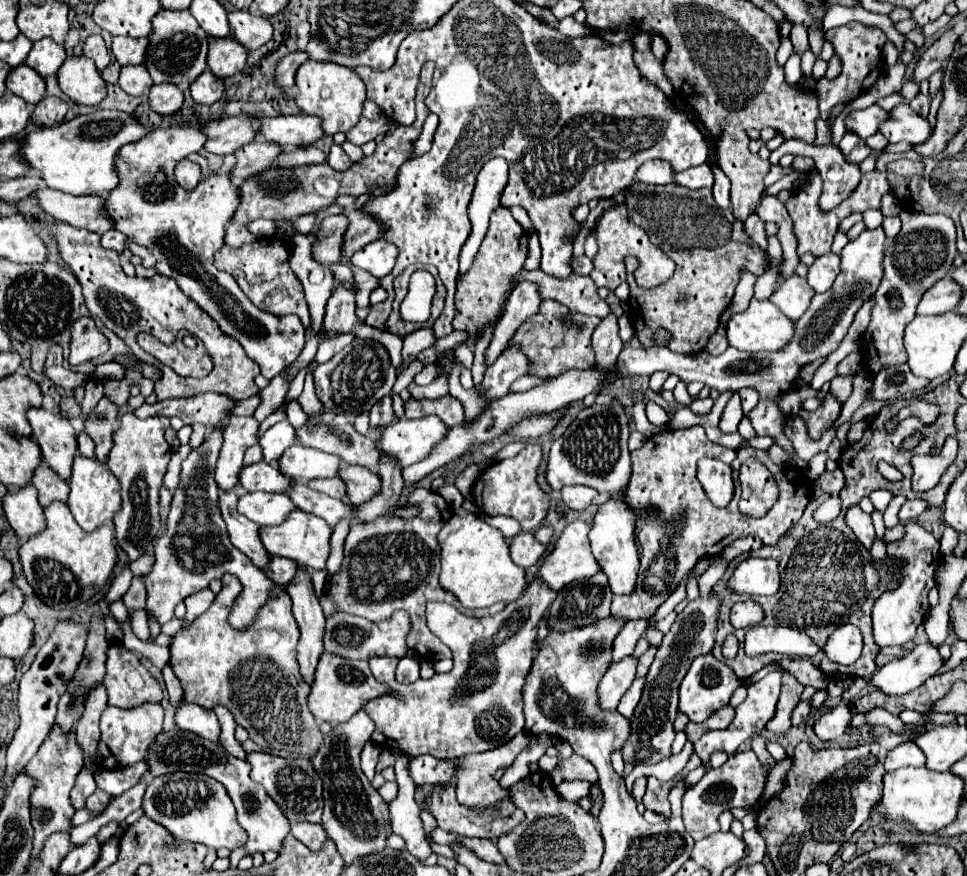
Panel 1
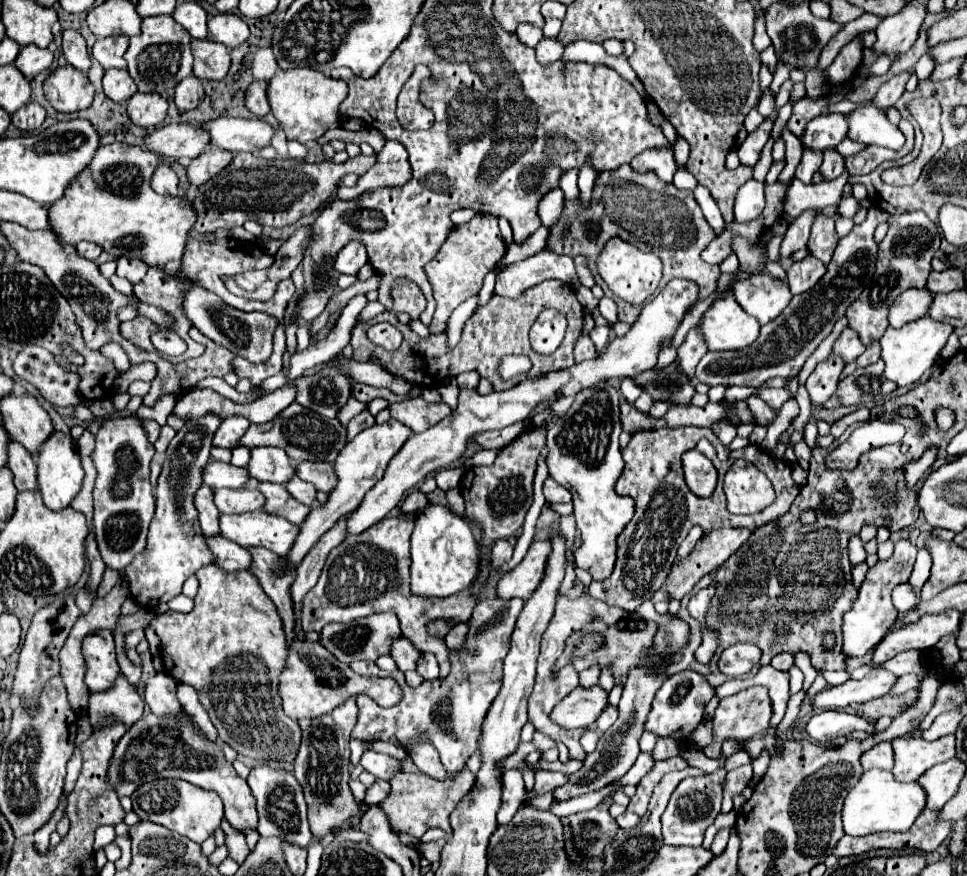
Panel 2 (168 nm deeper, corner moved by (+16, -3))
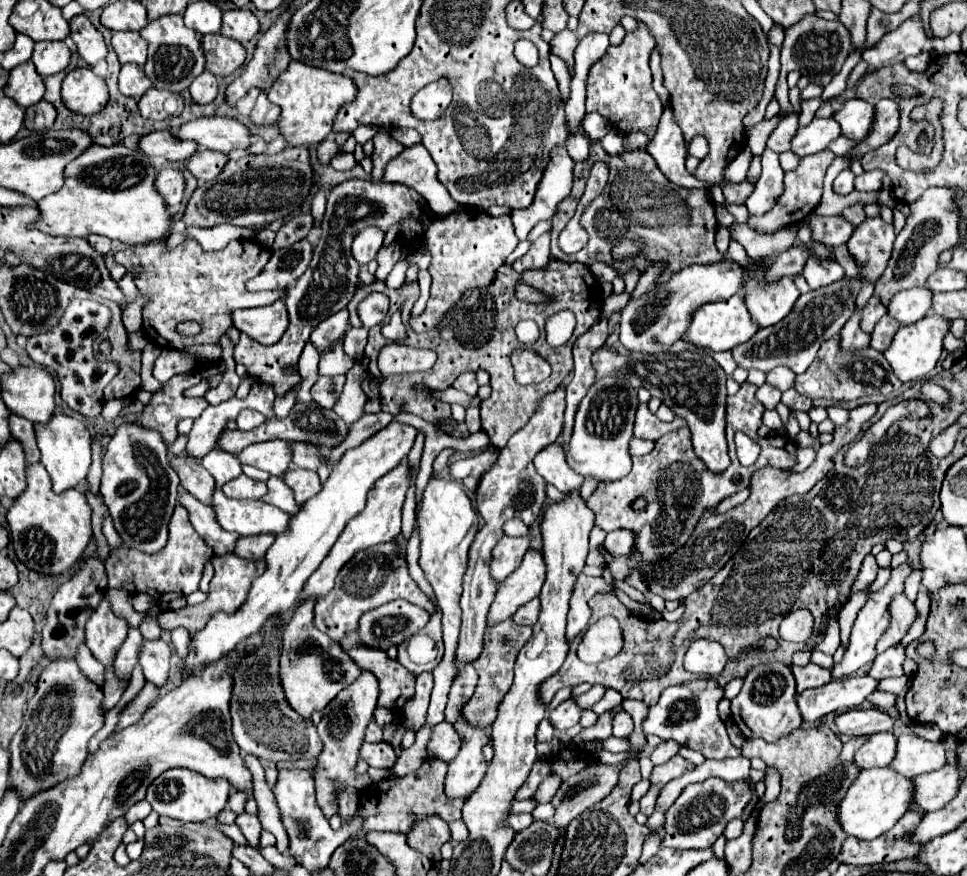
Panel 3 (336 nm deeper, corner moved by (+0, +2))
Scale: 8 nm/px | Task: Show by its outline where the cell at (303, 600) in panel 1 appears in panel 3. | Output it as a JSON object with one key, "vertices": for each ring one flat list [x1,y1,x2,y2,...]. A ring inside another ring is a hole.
{"vertices":[[256,535,256,537,242,537,236,545,236,555,252,561,262,561,268,547,274,543,274,535]]}

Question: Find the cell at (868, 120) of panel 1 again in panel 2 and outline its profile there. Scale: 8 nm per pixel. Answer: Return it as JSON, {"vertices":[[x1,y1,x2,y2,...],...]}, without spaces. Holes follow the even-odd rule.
{"vertices":[[822,114,808,122,804,136,800,136,802,148,806,150,828,150,846,138,846,116,844,114]]}

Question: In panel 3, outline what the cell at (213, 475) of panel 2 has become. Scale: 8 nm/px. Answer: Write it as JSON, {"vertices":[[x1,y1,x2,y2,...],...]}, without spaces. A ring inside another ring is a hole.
{"vertices":[[214,449,212,453,208,453,208,457,204,457,202,465,214,475,218,487,236,479,242,473,240,459,228,451,224,451,224,449]]}

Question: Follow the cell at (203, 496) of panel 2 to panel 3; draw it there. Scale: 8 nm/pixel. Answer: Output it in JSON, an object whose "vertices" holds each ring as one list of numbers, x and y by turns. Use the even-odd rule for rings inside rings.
{"vertices":[[184,455,174,457,172,467,178,471,184,489,190,491,204,505,212,507,212,495,216,489,214,477,198,461,192,461,190,457,184,457]]}

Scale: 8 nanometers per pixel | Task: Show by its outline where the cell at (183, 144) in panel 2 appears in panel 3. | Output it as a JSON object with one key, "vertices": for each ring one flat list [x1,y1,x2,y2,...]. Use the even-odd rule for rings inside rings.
{"vertices":[[168,129,152,131,140,139,140,151,148,153,150,165,157,171,168,161,186,161,196,153,196,149,196,141,180,141]]}

